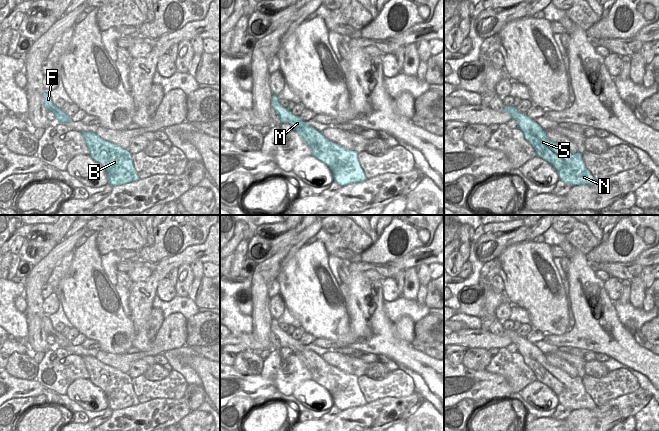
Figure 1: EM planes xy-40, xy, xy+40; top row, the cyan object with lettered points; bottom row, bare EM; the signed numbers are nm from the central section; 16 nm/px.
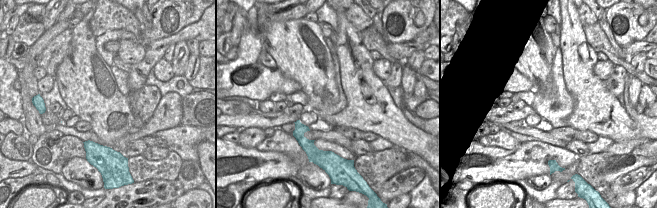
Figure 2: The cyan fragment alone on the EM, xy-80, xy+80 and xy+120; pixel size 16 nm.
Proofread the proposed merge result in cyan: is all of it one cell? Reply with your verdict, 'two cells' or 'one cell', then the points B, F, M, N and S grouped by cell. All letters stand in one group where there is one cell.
one cell; groups B F M N S

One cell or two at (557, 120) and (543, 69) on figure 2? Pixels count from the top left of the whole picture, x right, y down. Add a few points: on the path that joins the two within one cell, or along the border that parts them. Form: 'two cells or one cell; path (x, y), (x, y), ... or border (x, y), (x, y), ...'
two cells; border (552, 70), (555, 92), (539, 91)

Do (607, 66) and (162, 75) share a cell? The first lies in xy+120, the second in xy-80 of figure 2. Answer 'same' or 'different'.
same

